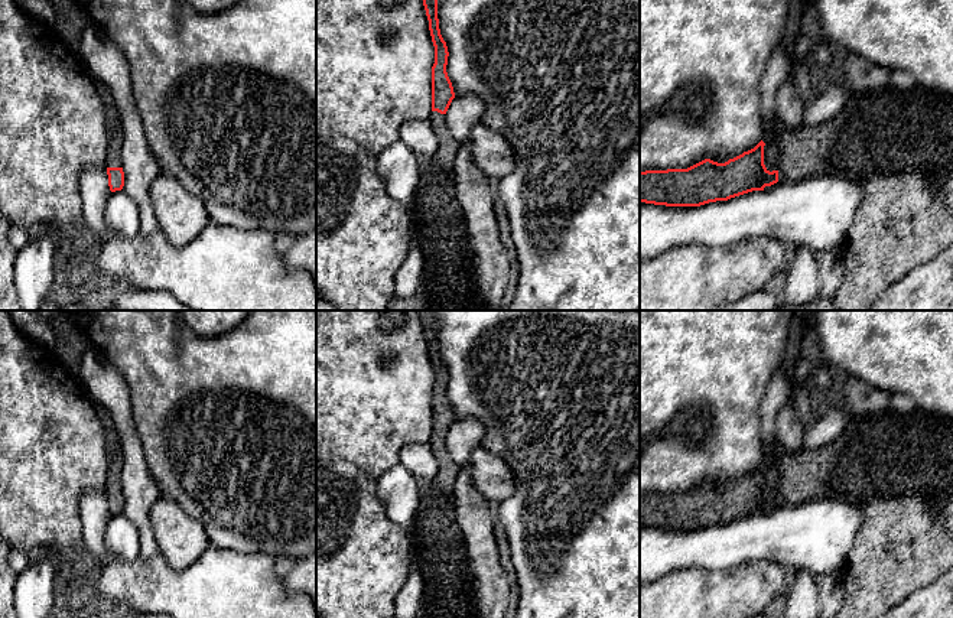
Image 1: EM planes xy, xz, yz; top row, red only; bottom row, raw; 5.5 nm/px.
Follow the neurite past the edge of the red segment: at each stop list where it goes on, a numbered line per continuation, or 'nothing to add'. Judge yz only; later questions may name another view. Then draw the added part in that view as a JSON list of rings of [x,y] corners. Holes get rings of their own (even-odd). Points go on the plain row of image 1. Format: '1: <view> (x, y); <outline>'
1: yz (887, 455); [[[918,409],[853,416],[830,443],[800,453],[790,453],[775,443],[774,455],[762,456],[761,464],[773,464],[778,469],[781,508],[824,497],[861,508],[874,500],[898,497],[943,500],[953,495],[953,419]]]

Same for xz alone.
1: xz (438, 540); [[[432,435],[429,445],[438,461],[438,474],[432,479],[429,491],[420,495],[420,507],[409,527],[412,547],[419,559],[419,569],[423,576],[422,604],[426,608],[427,618],[478,618],[474,609],[465,540],[455,513],[455,481],[462,466],[449,456],[446,438]]]

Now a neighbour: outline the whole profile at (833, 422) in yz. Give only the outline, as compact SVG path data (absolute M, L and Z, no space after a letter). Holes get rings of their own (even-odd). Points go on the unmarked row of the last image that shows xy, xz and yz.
M842 404L832 406L820 419L804 429L804 449L813 451L830 443L846 429L852 417Z

